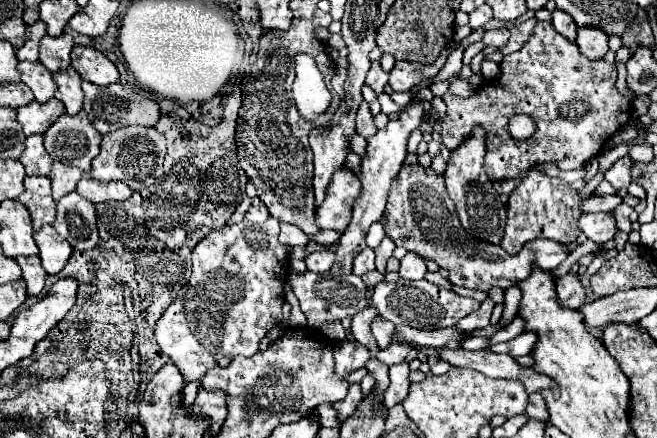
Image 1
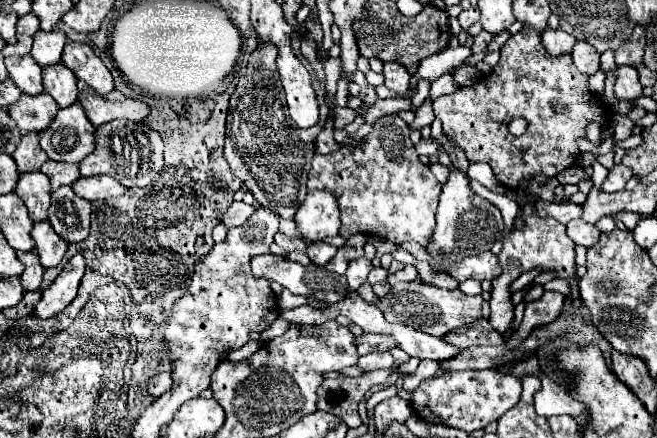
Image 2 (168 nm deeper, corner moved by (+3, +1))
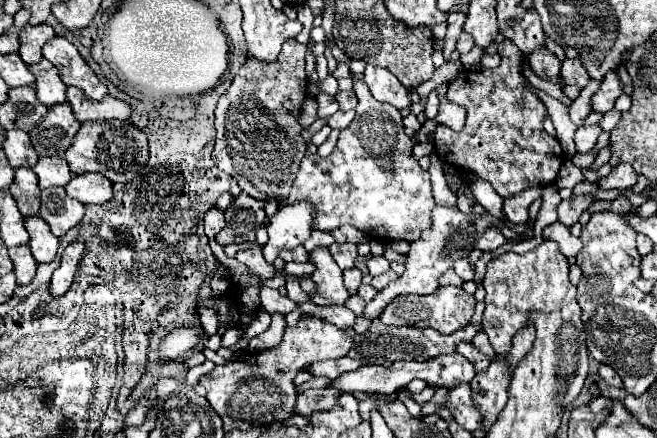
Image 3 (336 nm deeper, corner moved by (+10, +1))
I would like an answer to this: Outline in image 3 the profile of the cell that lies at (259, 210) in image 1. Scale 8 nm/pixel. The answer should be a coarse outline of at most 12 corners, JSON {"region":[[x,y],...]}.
{"region":[[210,208],[204,232],[212,240],[226,226],[224,212]]}

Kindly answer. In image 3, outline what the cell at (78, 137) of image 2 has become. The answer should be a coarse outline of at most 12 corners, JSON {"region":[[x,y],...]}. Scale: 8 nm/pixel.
{"region":[[70,104],[30,130],[38,156],[64,156],[78,130]]}

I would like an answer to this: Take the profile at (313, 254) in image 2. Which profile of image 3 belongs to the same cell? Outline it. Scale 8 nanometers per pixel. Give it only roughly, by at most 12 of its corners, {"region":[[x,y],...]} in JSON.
{"region":[[312,230],[304,248],[330,246],[334,236],[330,232]]}

